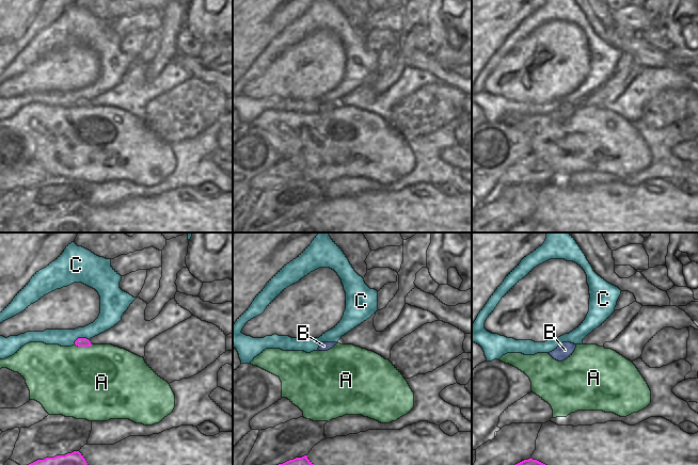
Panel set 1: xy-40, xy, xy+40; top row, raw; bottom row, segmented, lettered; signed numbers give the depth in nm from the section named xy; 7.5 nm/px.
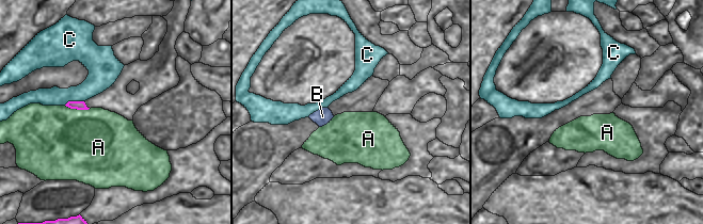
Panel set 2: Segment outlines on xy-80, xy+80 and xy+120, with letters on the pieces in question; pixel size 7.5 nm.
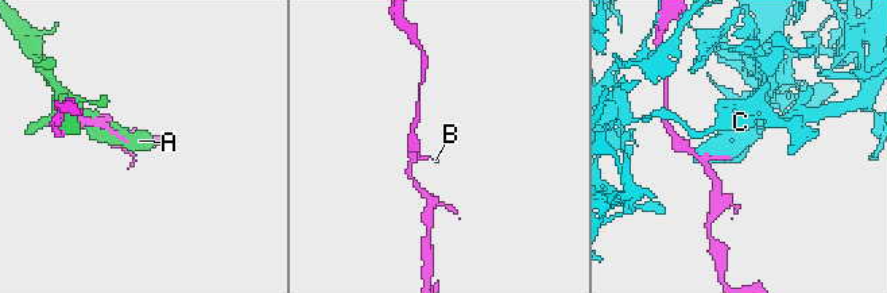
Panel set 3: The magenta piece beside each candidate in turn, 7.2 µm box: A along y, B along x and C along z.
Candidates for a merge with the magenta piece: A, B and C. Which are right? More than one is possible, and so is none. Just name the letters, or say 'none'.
B

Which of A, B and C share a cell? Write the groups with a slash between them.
A / B / C

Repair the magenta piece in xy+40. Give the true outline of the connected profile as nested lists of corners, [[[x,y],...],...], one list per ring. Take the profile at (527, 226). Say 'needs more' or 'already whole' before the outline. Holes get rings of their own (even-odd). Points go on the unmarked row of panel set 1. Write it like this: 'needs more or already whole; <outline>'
needs more; [[[650,178],[635,187],[607,182],[592,187],[558,187],[542,185],[532,219],[508,232],[698,232],[698,193],[688,195],[663,178]]]

